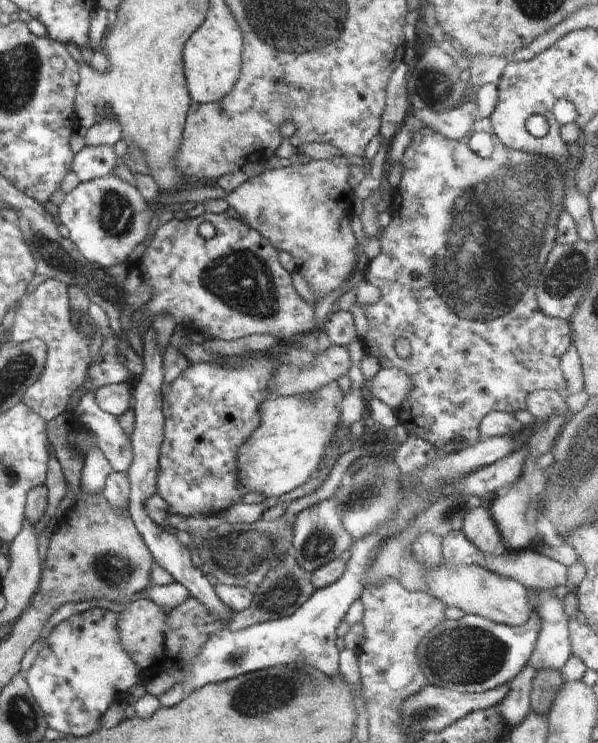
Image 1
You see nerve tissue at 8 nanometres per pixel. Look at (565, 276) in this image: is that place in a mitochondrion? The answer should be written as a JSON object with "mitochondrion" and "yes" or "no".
{"mitochondrion":"yes"}

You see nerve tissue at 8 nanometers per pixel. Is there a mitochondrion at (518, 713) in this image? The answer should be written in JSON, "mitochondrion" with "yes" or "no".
{"mitochondrion":"no"}

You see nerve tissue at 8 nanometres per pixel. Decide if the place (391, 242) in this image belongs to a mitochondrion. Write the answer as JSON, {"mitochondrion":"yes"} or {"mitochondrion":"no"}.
{"mitochondrion":"no"}

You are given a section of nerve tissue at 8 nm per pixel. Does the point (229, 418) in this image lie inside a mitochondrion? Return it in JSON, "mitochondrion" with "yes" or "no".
{"mitochondrion":"no"}

